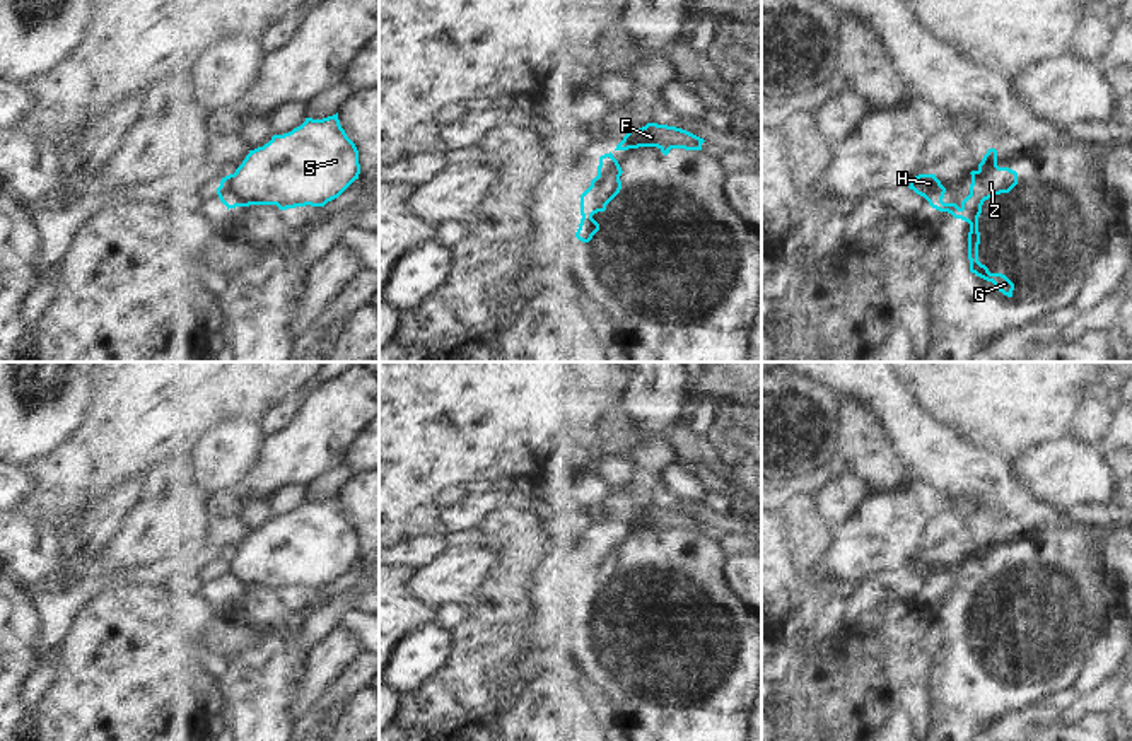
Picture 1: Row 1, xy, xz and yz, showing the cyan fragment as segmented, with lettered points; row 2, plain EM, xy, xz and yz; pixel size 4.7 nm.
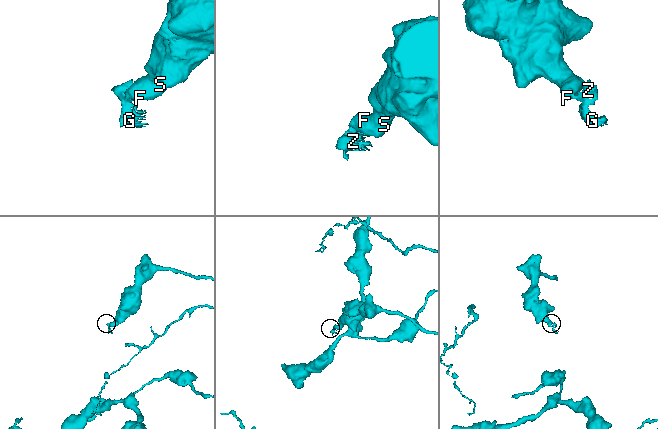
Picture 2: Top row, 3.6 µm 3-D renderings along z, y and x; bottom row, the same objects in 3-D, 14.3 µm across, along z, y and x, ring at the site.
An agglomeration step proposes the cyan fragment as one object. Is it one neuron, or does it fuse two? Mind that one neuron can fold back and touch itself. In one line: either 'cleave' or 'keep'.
cleave

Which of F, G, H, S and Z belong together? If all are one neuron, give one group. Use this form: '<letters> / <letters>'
F H S / G Z

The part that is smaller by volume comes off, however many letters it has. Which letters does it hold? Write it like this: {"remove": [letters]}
{"remove": ["G", "Z"]}

